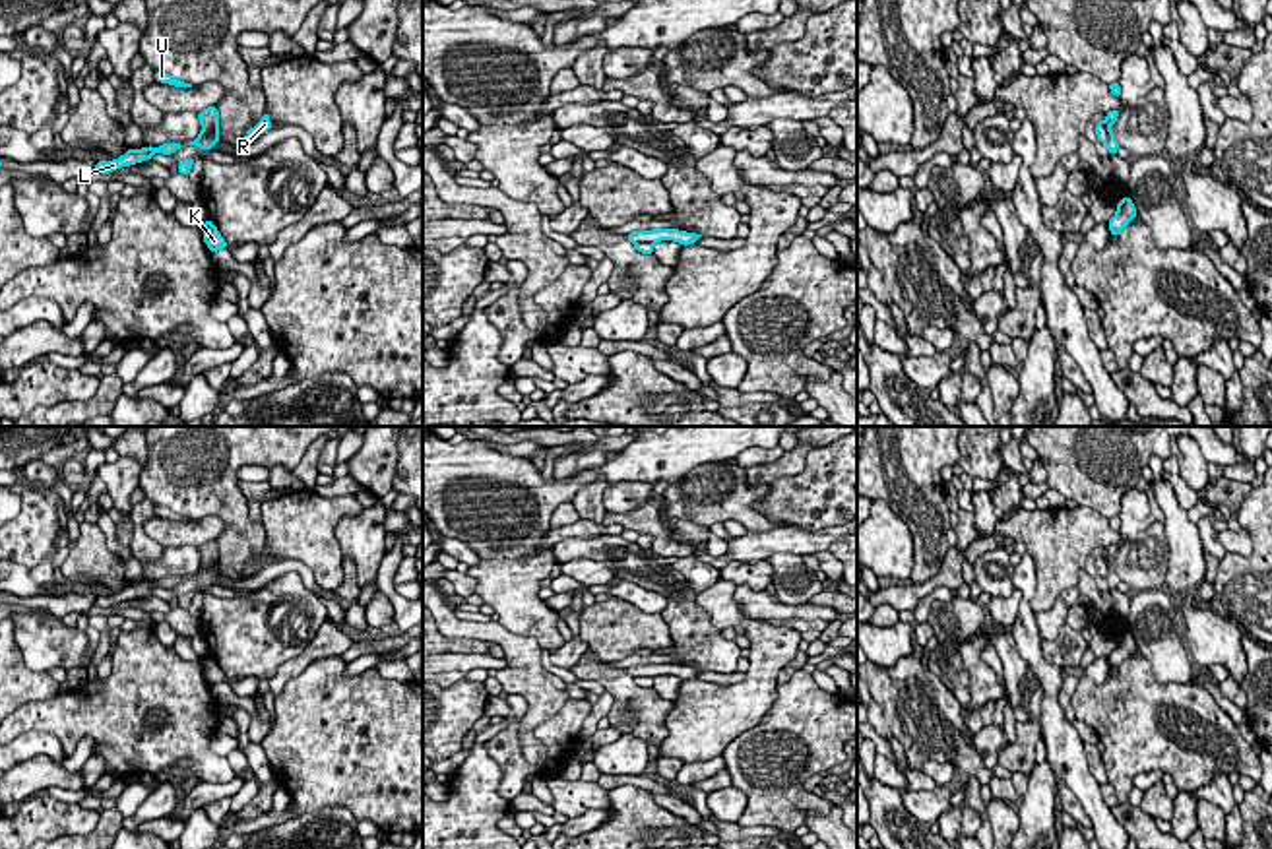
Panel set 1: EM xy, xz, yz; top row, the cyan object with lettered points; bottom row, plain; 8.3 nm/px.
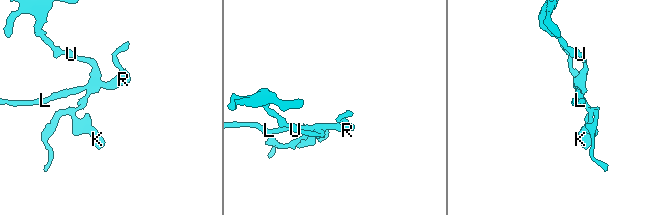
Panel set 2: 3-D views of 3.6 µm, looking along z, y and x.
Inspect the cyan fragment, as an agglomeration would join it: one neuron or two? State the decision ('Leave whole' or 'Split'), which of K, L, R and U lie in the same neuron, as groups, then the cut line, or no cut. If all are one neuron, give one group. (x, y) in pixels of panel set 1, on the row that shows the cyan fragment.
Split. Groups: K U / L R. Split along yz (1108, 132), (1106, 144)

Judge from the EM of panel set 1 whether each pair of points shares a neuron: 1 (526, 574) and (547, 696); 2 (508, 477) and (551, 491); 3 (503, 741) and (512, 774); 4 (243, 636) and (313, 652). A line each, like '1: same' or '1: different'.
1: different
2: same
3: same
4: different

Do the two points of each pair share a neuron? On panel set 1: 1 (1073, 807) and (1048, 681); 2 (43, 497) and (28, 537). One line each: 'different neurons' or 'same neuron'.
1: different neurons
2: same neuron

